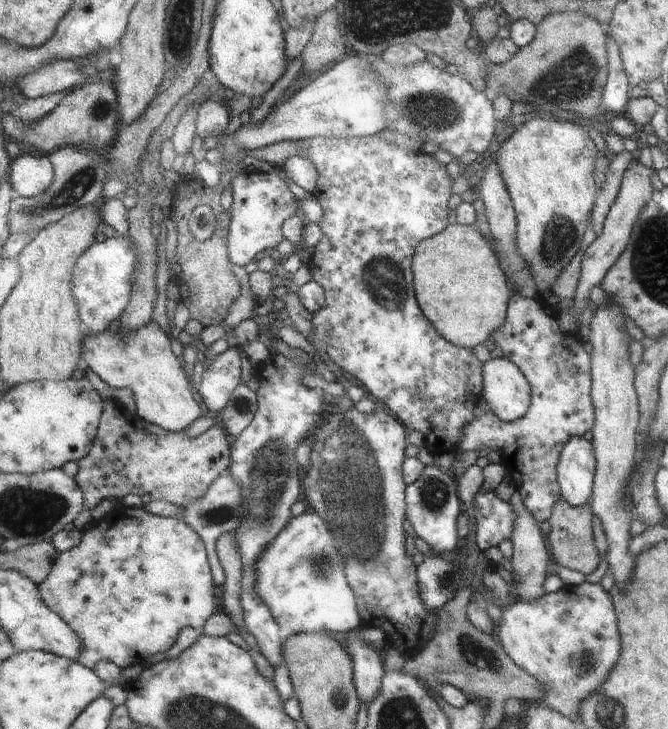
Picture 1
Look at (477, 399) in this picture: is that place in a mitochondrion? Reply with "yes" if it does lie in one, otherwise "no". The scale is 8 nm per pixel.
no

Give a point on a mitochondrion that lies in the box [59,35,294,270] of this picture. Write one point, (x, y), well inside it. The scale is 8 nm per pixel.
(100, 109)

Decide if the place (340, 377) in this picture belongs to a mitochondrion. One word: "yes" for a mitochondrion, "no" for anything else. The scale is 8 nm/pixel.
no

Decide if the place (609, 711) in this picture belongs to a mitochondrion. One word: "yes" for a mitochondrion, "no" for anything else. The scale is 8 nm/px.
yes

